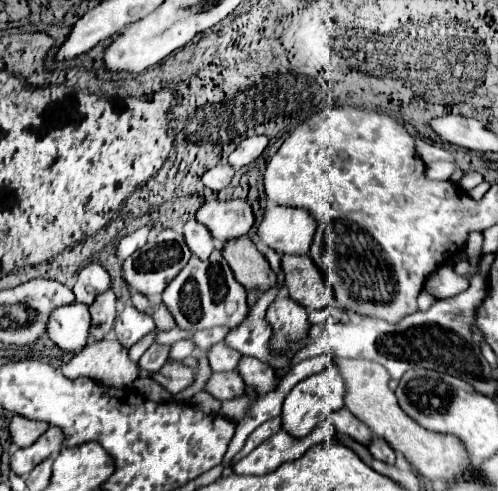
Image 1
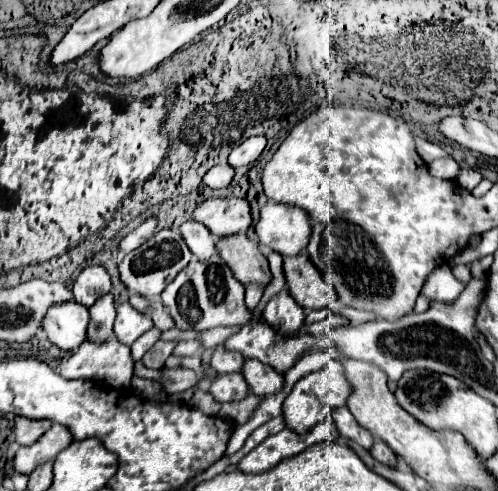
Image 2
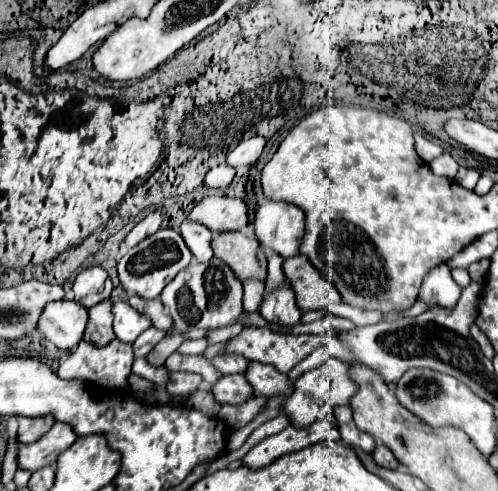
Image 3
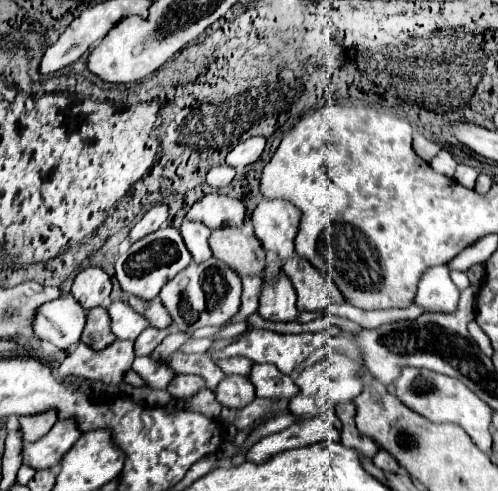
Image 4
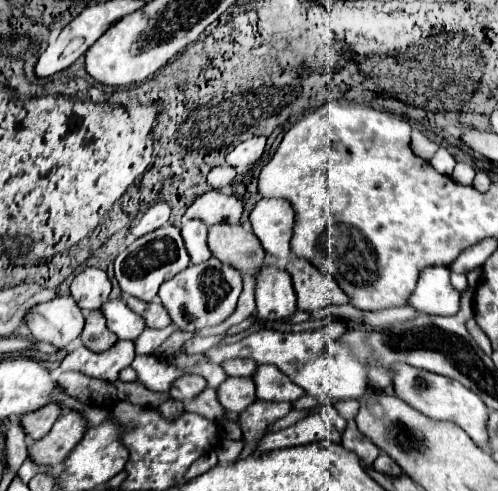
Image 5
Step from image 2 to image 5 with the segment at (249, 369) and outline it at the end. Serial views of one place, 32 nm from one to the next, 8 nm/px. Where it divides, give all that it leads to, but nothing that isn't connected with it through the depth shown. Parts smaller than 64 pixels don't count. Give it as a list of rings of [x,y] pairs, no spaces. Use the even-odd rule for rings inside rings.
[[[260,366],[256,376],[256,394],[260,400],[266,402],[296,402],[300,396],[304,396],[304,390],[296,386],[286,374],[276,370],[276,366]]]

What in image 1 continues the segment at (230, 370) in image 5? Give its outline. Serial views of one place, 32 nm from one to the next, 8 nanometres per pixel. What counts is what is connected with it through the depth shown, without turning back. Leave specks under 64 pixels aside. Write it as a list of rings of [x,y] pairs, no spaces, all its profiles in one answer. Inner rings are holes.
[[[224,342],[212,346],[208,350],[208,360],[210,360],[210,366],[214,372],[230,372],[230,370],[236,370],[238,368],[238,362],[240,362],[242,354],[228,348]]]

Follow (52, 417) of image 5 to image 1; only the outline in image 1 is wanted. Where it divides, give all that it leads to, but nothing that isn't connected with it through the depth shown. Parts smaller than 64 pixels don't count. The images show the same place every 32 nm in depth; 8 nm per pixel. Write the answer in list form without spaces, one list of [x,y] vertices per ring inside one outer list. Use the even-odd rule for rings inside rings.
[[[14,416],[10,422],[10,434],[12,434],[12,442],[16,446],[30,446],[32,442],[36,442],[50,426],[44,422],[34,422],[28,420],[24,416]]]

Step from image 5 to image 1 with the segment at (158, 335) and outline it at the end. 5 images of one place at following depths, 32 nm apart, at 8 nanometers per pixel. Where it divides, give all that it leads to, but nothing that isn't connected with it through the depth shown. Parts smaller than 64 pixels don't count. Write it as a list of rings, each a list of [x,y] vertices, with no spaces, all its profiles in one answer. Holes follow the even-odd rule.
[[[152,330],[152,334],[150,334],[150,336],[144,336],[136,346],[132,346],[132,348],[130,348],[130,360],[132,360],[132,362],[138,362],[138,360],[140,360],[140,356],[142,356],[142,354],[144,354],[152,344],[154,344],[156,332],[158,332],[158,330]]]

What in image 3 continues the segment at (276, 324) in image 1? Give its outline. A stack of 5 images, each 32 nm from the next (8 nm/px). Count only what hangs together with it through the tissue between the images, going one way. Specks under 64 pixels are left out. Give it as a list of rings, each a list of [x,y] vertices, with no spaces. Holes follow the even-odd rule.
[[[284,282],[280,288],[264,294],[260,310],[264,320],[268,322],[278,322],[278,324],[298,324],[300,322],[300,308],[296,306],[294,292],[288,282]]]

